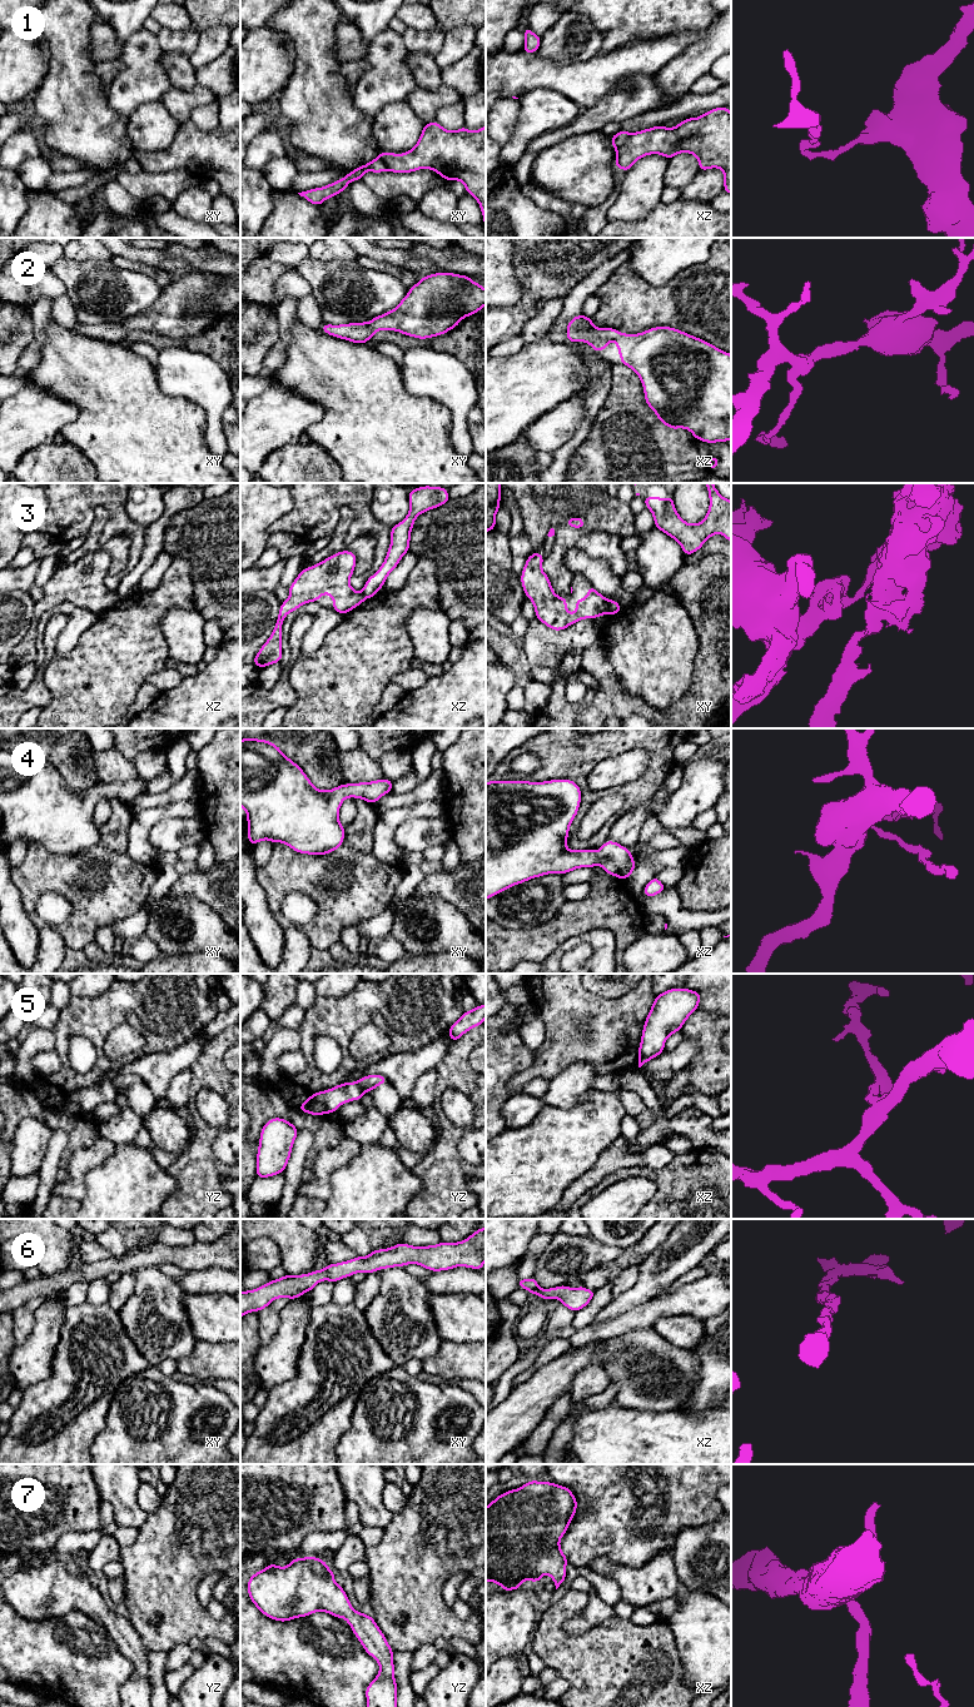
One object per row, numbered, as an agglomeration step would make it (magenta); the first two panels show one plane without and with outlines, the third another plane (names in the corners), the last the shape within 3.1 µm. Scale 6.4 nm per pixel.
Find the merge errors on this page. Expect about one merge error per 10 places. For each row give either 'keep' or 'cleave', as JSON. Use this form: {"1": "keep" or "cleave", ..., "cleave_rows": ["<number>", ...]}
{"1": "cleave", "2": "keep", "3": "cleave", "4": "keep", "5": "keep", "6": "keep", "7": "keep", "cleave_rows": ["1", "3"]}

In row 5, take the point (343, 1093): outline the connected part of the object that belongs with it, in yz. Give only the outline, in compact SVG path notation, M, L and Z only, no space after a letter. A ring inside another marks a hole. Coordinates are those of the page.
M367 1075L354 1083L343 1083L332 1089L312 1094L302 1105L302 1113L312 1115L331 1114L344 1103L361 1100L366 1091L373 1091L378 1085L388 1083L383 1075Z

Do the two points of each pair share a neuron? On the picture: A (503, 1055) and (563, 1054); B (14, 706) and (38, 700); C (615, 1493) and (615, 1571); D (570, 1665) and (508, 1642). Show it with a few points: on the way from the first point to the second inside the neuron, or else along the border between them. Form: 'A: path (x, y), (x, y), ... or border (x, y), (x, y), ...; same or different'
A: border (536, 1054), (536, 1058), (528, 1066), (513, 1074); different
B: path (20, 701), (31, 700); same
C: border (645, 1563), (625, 1567), (599, 1556), (590, 1567); different
D: border (537, 1618), (530, 1641); different

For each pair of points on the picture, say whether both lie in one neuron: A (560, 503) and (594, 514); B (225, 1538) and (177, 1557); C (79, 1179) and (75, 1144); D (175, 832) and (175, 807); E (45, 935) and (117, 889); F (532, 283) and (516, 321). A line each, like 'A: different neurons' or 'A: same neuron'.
A: same neuron
B: same neuron
C: different neurons
D: different neurons
E: different neurons
F: same neuron

